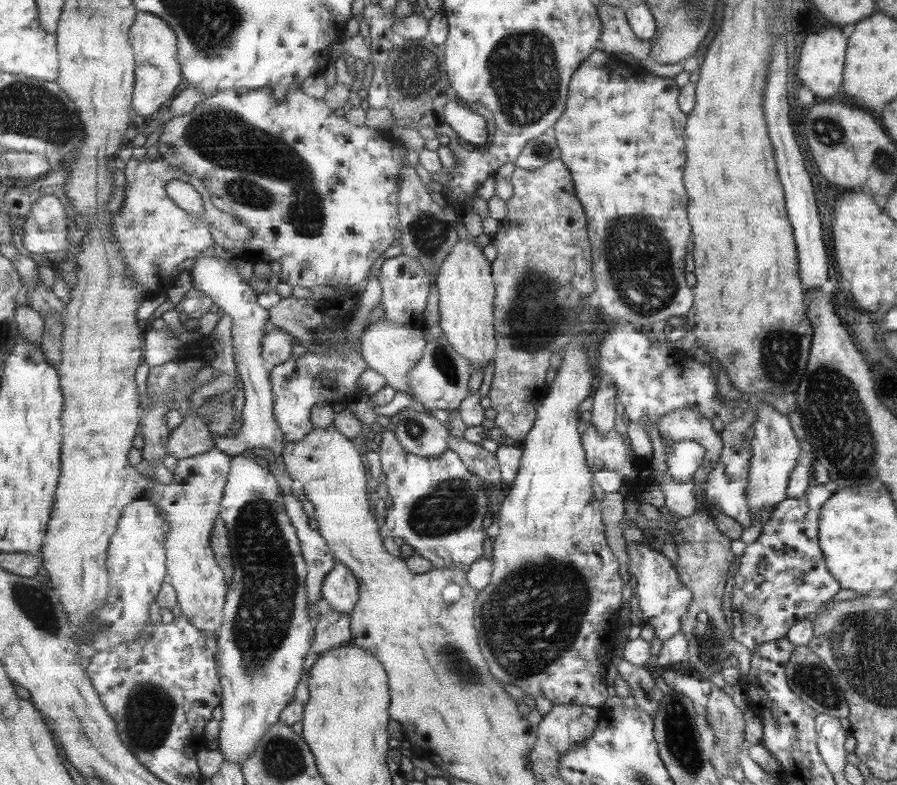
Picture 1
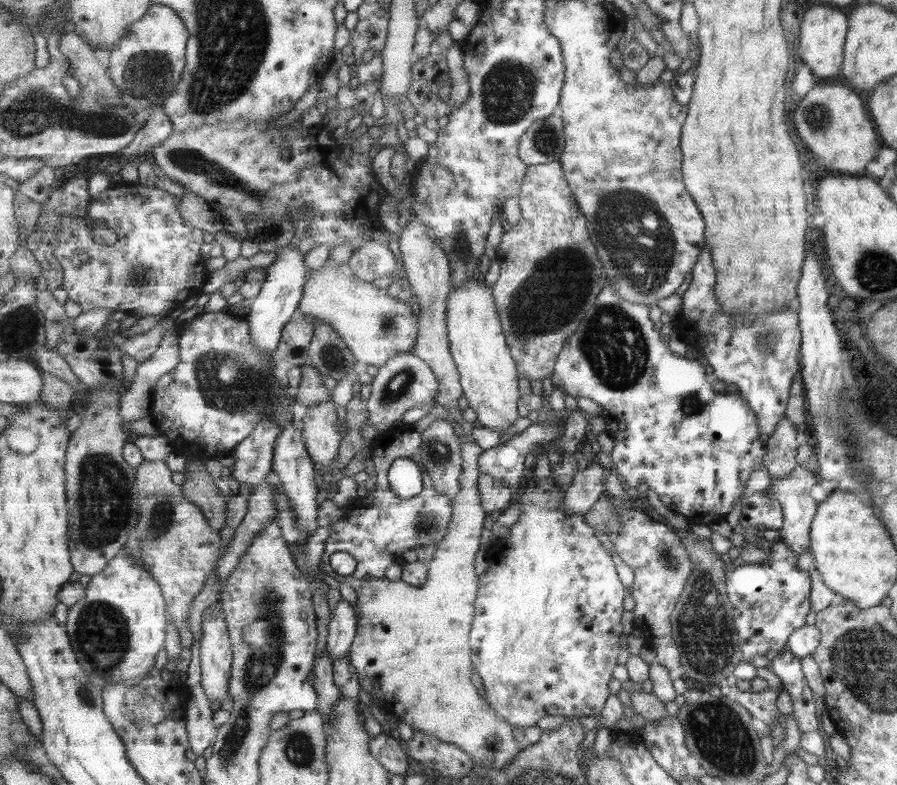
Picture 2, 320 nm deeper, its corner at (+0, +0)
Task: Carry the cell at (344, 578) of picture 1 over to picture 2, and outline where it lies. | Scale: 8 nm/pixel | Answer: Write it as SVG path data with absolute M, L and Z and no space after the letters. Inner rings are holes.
M340 600L334 608L328 627L327 649L328 655L335 663L340 658L350 656L350 648L354 643L358 621L355 620L355 612L351 604Z

